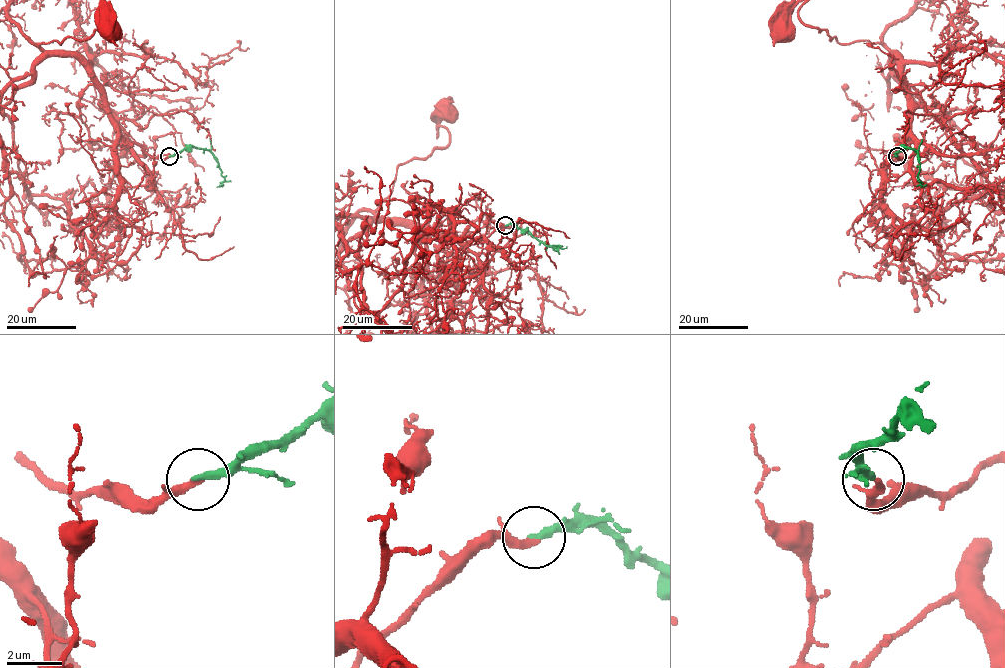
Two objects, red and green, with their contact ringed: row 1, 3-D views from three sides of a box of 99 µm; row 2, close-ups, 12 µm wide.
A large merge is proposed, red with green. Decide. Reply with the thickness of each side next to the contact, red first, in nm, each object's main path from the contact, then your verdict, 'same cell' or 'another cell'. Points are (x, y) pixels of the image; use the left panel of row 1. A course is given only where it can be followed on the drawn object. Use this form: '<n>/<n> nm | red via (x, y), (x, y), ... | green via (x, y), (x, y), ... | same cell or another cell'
320/280 nm | red via (169, 156), (152, 158), (128, 141), (102, 85), (73, 56), (39, 45), (110, 30), (102, 1), (110, 29) | green via (170, 156), (192, 147), (208, 149), (224, 178), (222, 184), (216, 187) | another cell

